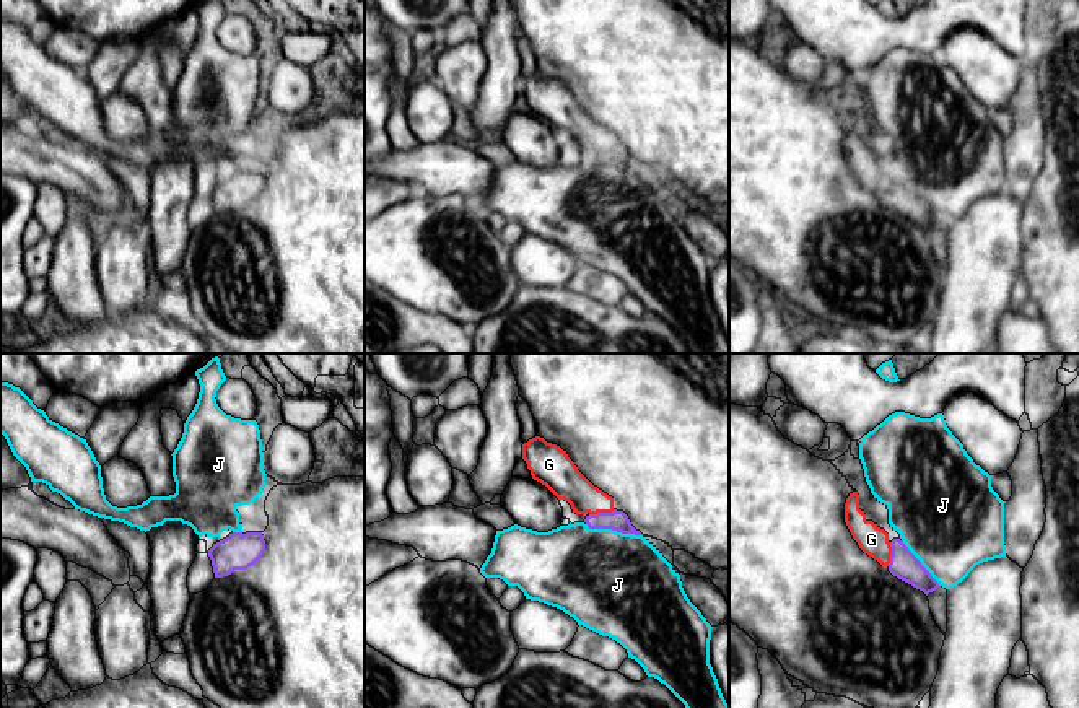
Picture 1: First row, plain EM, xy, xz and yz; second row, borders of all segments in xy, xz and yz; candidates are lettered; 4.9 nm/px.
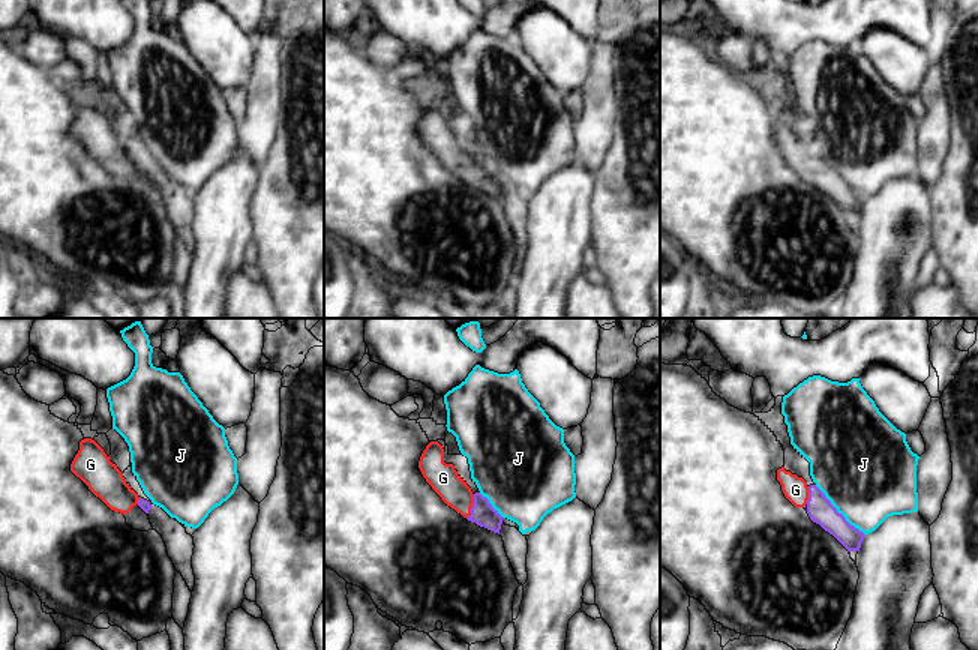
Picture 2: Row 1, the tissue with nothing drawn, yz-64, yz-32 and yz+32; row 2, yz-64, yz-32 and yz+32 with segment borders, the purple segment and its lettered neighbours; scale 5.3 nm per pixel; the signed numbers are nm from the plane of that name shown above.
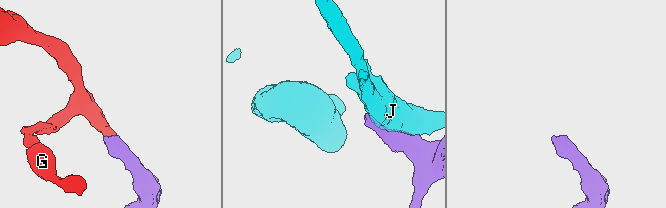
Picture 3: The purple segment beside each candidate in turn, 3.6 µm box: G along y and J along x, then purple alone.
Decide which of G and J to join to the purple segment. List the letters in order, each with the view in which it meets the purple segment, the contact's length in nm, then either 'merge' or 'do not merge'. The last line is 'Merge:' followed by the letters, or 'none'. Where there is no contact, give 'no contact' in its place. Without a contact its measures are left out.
G: meets purple in xz; contact 130 nm long; merge
J: meets purple in xz; contact 280 nm long; do not merge
Merge: G

